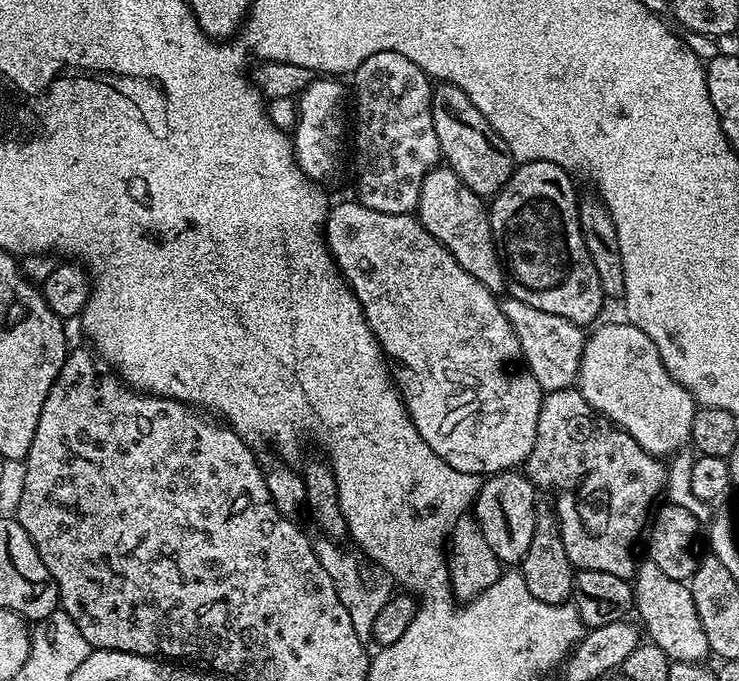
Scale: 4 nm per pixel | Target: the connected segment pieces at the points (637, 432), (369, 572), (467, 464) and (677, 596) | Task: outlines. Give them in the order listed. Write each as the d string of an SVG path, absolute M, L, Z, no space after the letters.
M627 322L604 324L593 336L591 333L585 339L578 387L582 398L590 402L594 411L612 421L617 428L624 429L630 438L634 438L634 442L638 442L638 446L642 446L642 450L652 456L671 458L691 441L692 423L698 405L682 385L674 382L658 354L658 346L654 346L654 342L650 342L650 338L646 338L638 326Z
M322 536L319 539L313 541L315 554L318 555L321 565L325 567L326 574L329 574L330 578L334 580L334 588L338 593L339 601L350 614L350 622L354 625L355 633L358 634L360 640L369 641L380 610L395 593L395 580L388 571L368 560L357 549L342 548L344 546L331 537Z
M349 198L341 204L333 203L328 210L328 218L324 221L324 241L328 244L328 253L336 261L337 269L344 276L352 293L358 298L358 302L364 311L366 322L379 342L380 349L384 351L389 361L400 363L400 369L395 369L394 379L400 389L400 395L404 397L404 405L408 408L410 418L422 434L426 446L442 458L454 470L462 470L466 474L484 478L489 474L516 470L527 461L530 450L534 446L534 438L538 430L538 414L540 413L540 402L542 390L538 382L528 371L520 354L520 343L510 326L510 322L500 309L500 300L478 278L466 274L458 262L454 262L452 255L438 243L435 238L421 226L415 215L409 214L382 214L378 210L370 210L366 205Z
M645 559L636 569L636 612L640 615L639 623L647 639L659 646L669 661L690 662L699 664L710 656L706 630L698 606L694 606L692 589L685 581L675 580L664 573L654 562Z

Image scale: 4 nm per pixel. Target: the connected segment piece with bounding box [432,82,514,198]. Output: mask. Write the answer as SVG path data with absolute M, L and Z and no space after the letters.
M437 83L432 90L432 117L434 118L434 134L438 134L438 146L443 163L474 190L474 194L491 198L499 192L501 186L512 177L514 161L508 152L506 142L498 138L498 134L482 118L482 110L458 90L458 86Z

